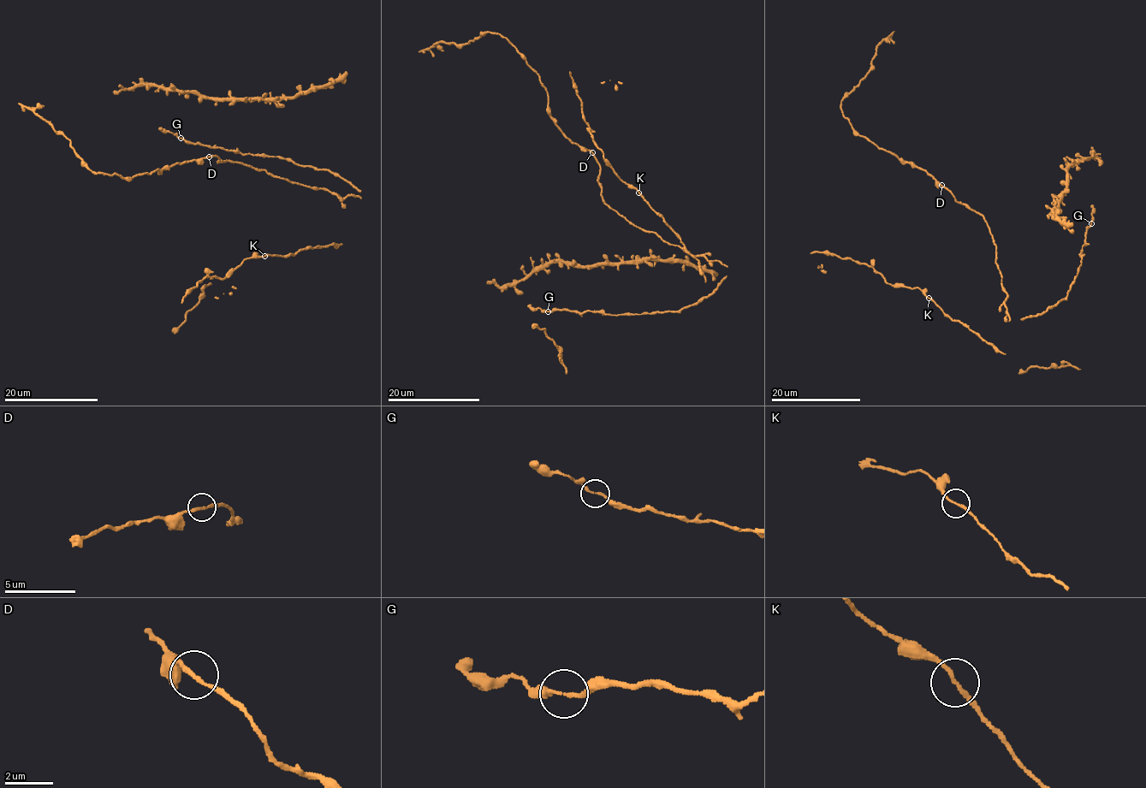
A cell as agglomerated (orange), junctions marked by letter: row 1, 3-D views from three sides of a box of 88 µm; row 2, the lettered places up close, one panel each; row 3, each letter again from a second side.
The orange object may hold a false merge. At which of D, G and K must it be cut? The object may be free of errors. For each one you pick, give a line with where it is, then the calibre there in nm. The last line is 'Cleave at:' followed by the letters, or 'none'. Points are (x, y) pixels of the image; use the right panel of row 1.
Cleave at: none

